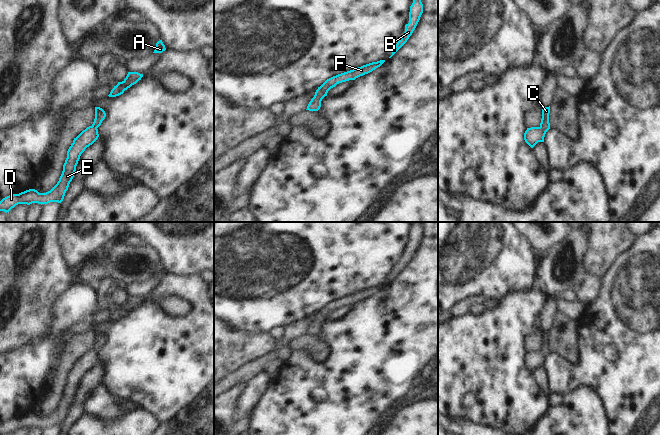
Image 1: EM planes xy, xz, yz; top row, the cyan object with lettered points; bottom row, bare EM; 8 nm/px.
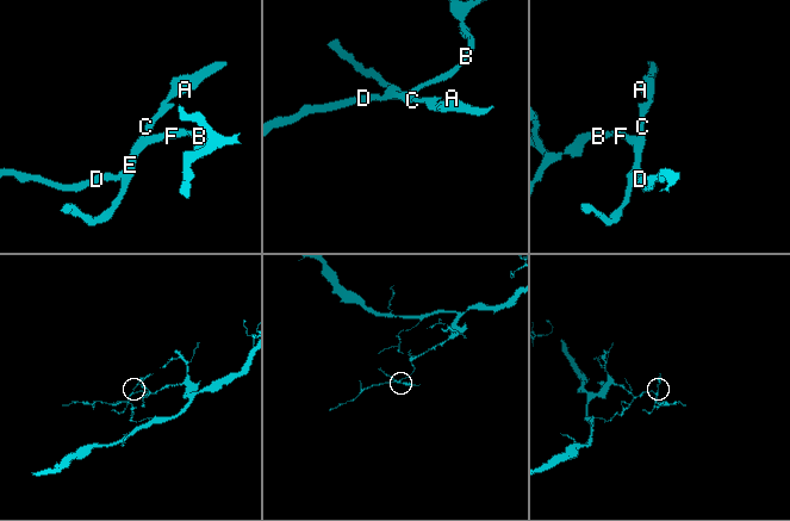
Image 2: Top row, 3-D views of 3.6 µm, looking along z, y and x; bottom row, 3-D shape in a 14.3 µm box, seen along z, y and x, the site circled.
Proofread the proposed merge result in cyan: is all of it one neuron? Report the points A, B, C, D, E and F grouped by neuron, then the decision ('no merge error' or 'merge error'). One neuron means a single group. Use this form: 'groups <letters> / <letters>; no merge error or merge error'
groups A B C D E F; no merge error

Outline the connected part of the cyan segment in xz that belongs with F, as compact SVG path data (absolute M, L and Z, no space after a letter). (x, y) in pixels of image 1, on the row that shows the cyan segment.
M380 60L377 62L372 62L361 67L355 68L353 70L338 74L327 79L315 92L314 97L309 102L307 109L309 111L318 111L321 107L322 99L327 96L328 91L335 87L337 84L346 82L349 80L355 80L356 78L368 74L380 67L385 60Z

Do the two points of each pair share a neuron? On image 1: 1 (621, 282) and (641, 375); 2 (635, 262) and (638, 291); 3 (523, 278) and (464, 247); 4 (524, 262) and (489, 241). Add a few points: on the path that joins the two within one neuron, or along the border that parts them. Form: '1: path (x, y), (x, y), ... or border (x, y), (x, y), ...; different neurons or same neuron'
1: path (641, 305), (641, 352); same neuron
2: path (638, 269), (638, 284); same neuron
3: path (508, 264), (502, 260), (494, 259), (479, 250); same neuron
4: path (515, 262), (510, 262), (498, 250); same neuron

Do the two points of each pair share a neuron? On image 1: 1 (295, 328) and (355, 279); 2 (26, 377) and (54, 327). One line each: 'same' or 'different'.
1: different
2: same

